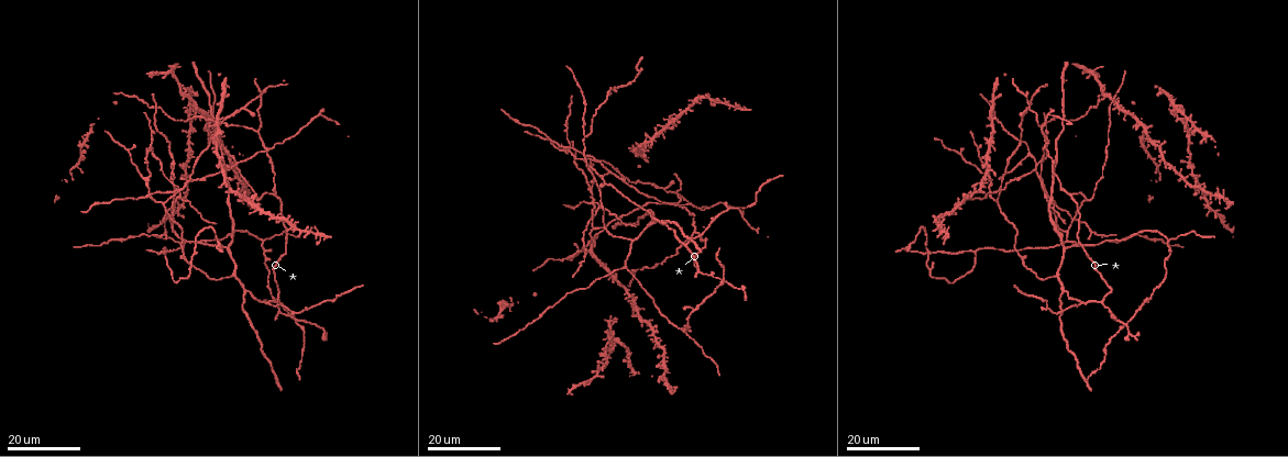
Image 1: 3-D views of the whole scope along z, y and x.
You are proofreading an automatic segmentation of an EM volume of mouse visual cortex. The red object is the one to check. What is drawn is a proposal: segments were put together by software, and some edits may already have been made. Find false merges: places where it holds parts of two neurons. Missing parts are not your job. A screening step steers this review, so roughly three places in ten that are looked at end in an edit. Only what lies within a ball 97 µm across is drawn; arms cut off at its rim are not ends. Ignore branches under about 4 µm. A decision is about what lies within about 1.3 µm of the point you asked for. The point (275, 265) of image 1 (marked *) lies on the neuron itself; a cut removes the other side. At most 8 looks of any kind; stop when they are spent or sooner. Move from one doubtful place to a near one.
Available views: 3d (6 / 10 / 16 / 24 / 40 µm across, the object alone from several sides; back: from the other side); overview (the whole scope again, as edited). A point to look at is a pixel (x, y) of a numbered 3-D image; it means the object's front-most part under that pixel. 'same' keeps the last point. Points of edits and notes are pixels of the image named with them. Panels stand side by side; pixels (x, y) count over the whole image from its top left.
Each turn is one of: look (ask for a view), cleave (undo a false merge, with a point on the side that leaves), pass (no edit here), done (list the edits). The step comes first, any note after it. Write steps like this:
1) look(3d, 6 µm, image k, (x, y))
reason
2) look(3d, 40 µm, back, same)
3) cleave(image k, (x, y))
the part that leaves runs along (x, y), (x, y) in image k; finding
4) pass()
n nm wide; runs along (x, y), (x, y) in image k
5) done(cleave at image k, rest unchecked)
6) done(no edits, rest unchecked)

look(3d, 16 µm, image 1, (173, 185))
three-way junction

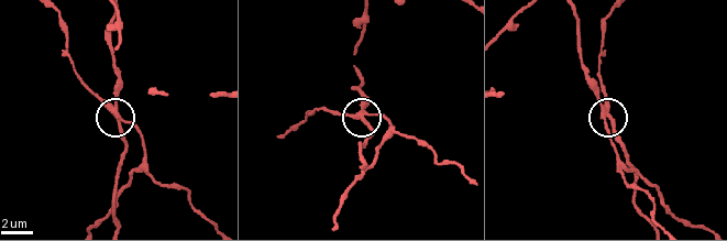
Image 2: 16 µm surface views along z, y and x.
look(3d, 6 µm, image 2, (367, 112))
zoom in

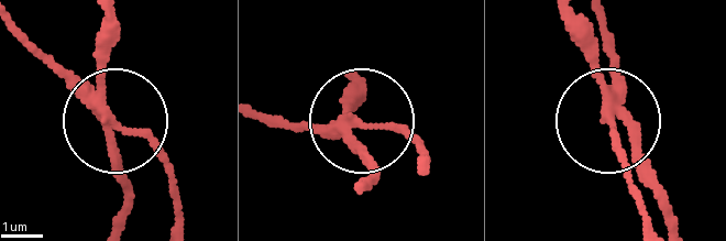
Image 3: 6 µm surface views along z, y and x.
cleave(image 3, (150, 139))
the part that leaves runs along (103, 103), (156, 152), (174, 226) in image 3; two neurons meet here

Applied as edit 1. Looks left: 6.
look(overview)

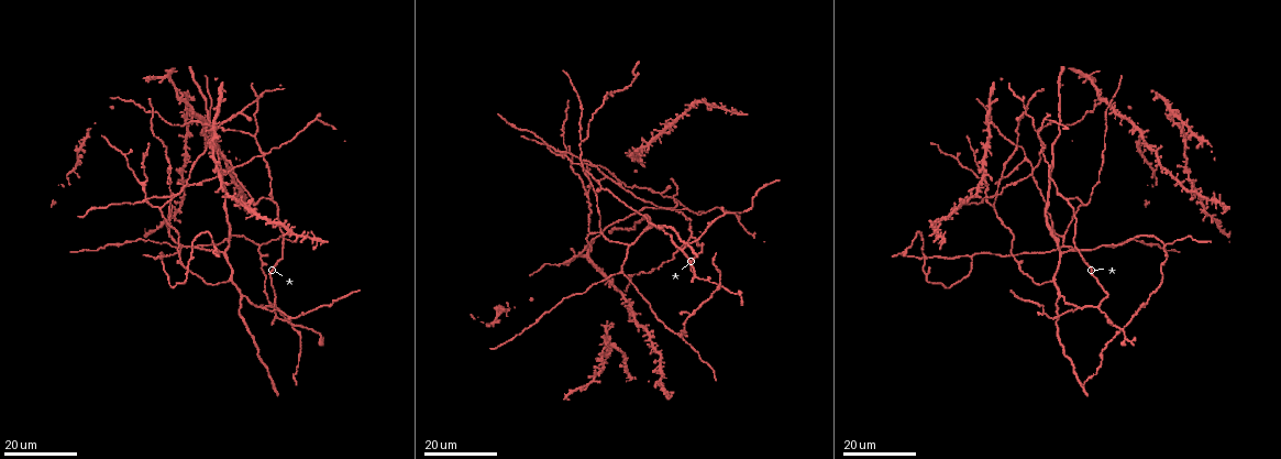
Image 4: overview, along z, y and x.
look(3d, 16 µm, image 4, (1064, 234))
thin arm on a thick one

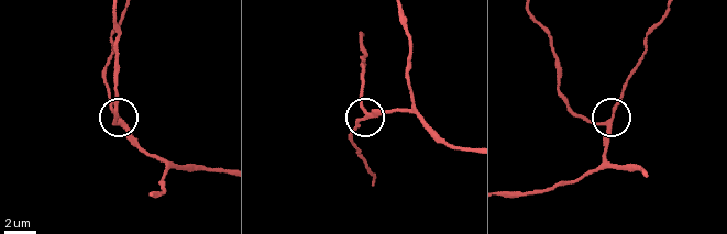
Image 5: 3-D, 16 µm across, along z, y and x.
look(3d, 10 µm, image 5, (366, 111))

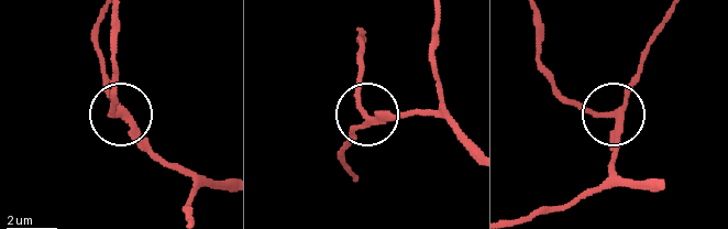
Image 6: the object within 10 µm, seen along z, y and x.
look(3d, 10 µm, back, image 6, (611, 112))

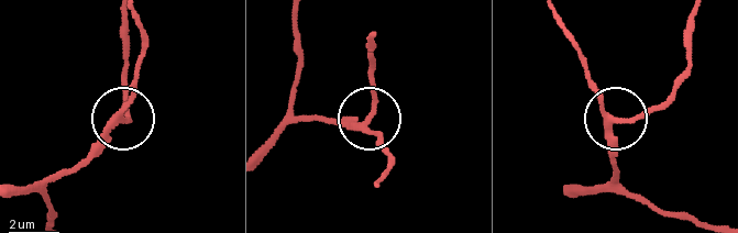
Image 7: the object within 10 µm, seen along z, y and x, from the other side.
pass()
3 arms; runs along (270, 143), (308, 118), (368, 122), (387, 154) in image 7; one neuron here

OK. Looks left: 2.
look(3d, 24 µm, image 4, (144, 185))
branch point

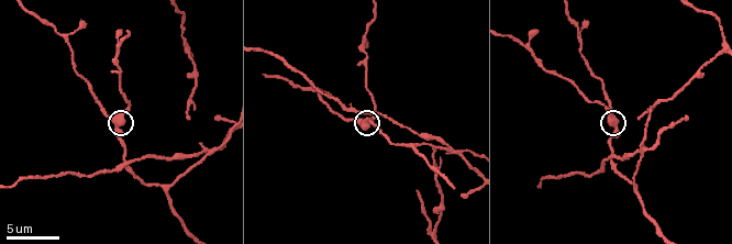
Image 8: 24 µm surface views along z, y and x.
look(3d, 10 µm, image 8, (611, 116))

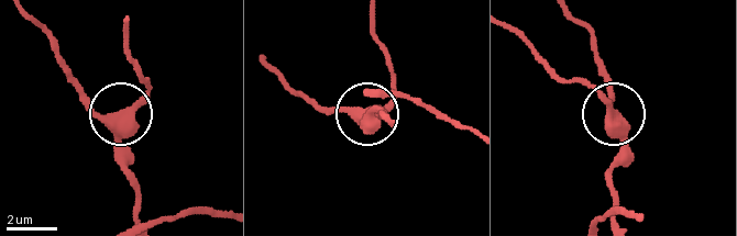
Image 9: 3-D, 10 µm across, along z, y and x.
pass()
410 nm wide; runs along (138, 218), (119, 118), (70, 81) in image 9; all the same neuron

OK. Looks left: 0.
done(cleave at image 3, rest unchecked)

